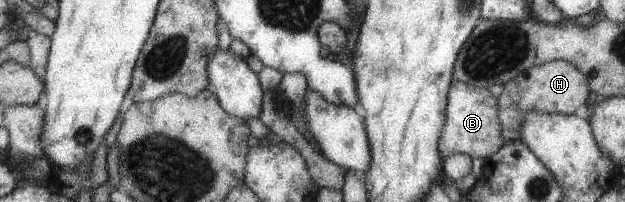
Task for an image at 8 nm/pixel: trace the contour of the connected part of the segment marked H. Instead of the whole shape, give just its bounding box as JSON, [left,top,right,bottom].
[497,60,588,140]

